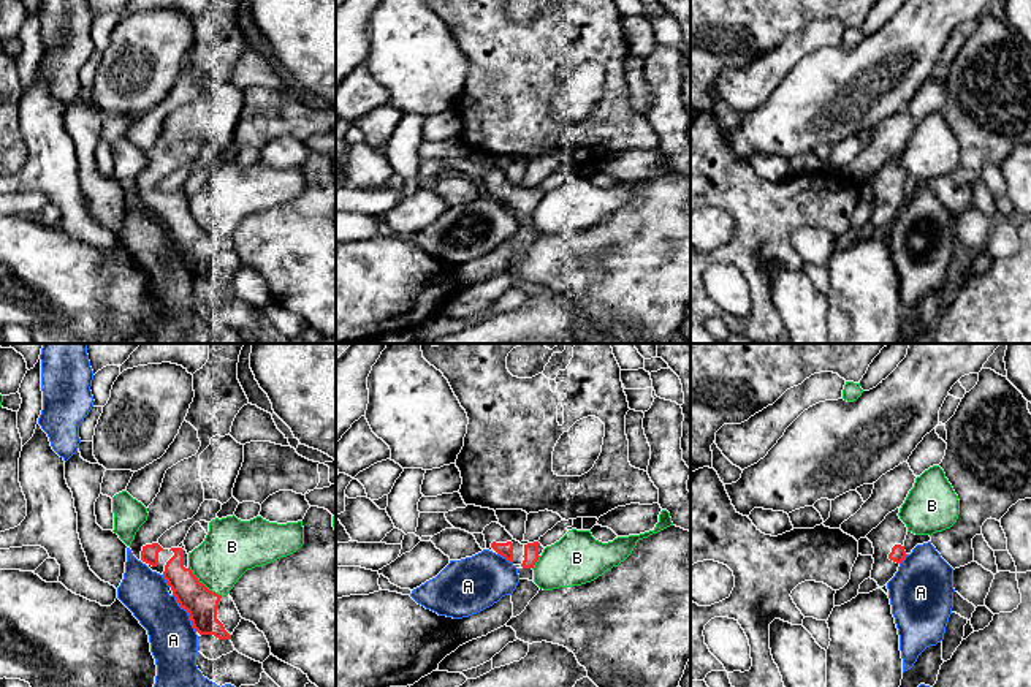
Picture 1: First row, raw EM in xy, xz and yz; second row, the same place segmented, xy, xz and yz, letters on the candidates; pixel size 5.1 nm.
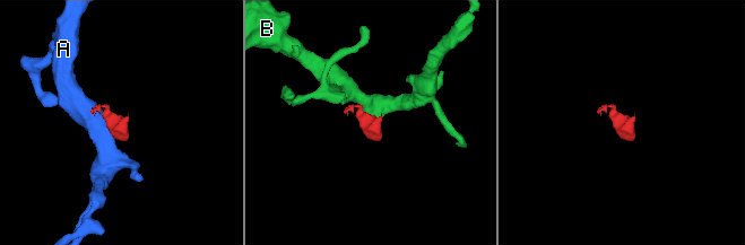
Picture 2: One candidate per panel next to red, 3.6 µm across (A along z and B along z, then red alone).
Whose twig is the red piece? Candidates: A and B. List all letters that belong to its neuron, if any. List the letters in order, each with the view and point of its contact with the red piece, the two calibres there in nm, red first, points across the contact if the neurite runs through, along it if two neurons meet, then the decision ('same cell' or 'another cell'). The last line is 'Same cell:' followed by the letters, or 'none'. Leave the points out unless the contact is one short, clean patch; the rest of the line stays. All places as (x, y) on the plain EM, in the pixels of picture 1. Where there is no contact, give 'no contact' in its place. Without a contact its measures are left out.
A: meets red in xy at (187, 257); 160 nm thick on the red side, 240 nm on the other; border along xy (173, 239), (187, 258), (195, 277); another cell
B: meets red in xy at (201, 228); 160 nm thick on the red side, 280 nm on the other; another cell
Same cell: none

